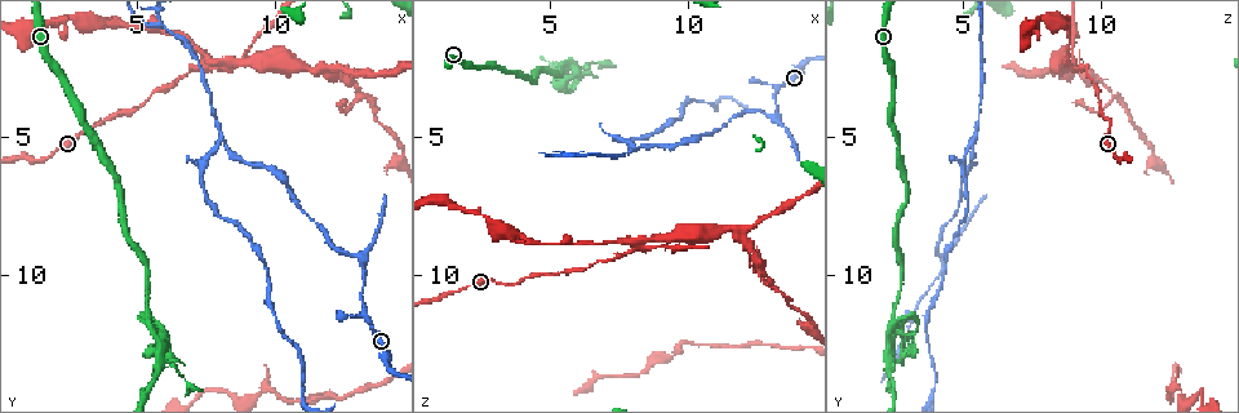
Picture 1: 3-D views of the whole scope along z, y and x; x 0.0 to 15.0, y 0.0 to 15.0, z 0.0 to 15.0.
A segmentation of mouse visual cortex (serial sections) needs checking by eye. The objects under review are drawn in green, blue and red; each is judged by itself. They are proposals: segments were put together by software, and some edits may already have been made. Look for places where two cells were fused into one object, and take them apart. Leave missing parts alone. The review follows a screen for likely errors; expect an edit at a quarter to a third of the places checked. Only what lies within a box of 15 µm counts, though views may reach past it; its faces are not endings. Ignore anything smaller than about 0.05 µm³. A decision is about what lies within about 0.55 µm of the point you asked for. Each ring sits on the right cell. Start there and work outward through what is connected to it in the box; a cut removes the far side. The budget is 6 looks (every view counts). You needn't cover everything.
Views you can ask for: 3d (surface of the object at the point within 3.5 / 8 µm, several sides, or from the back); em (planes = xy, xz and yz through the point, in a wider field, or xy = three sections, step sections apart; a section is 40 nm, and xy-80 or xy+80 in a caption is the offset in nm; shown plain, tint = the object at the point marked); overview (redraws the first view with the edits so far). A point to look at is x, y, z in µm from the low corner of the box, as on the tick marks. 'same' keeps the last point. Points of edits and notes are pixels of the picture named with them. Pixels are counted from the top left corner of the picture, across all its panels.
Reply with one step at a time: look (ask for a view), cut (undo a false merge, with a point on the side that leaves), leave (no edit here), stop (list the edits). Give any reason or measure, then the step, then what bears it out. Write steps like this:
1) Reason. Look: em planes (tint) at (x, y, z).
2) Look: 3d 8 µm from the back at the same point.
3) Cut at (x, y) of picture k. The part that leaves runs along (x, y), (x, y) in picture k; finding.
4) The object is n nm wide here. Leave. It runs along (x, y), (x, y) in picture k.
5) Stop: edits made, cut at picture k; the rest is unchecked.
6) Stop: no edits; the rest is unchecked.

Look: 3d 8 µm from the back at (5.7, 12.2, 2.3).

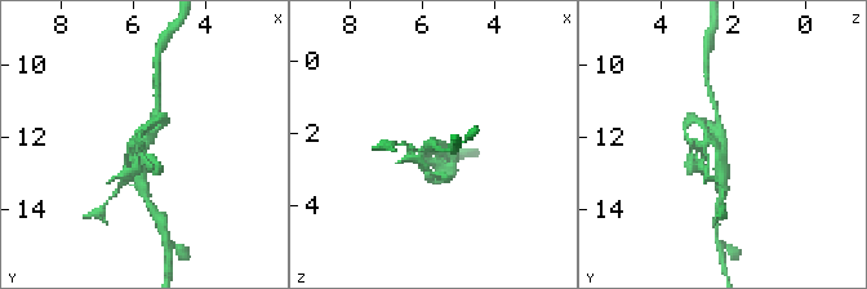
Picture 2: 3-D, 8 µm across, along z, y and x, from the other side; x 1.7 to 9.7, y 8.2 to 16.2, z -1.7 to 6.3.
Zoom in. Look: 3d 3.5 µm from the back at (5.6, 12.2, 2.2).

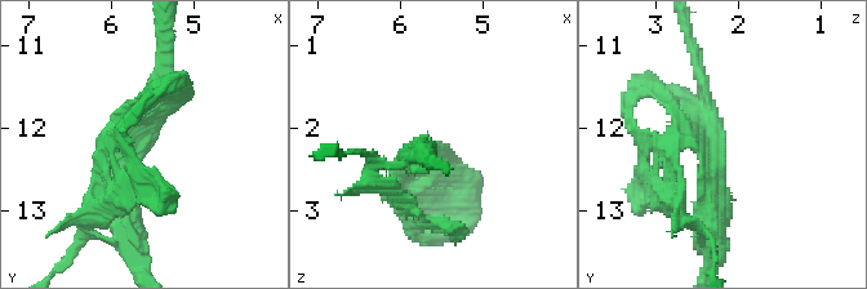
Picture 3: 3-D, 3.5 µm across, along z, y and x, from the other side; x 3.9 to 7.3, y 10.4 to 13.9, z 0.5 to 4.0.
Look: em planes (tint) at (5.65, 12.20, 2.25).

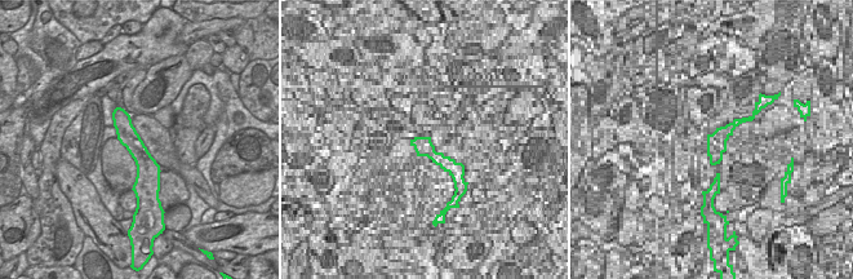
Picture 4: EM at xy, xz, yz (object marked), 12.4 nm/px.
Leave. It runs along (164, 70), (125, 169), (129, 229) in picture 3; all the same cell.

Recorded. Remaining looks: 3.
A fork. Look: 3d 8 µm at (13.0, 9.3, 4.2).

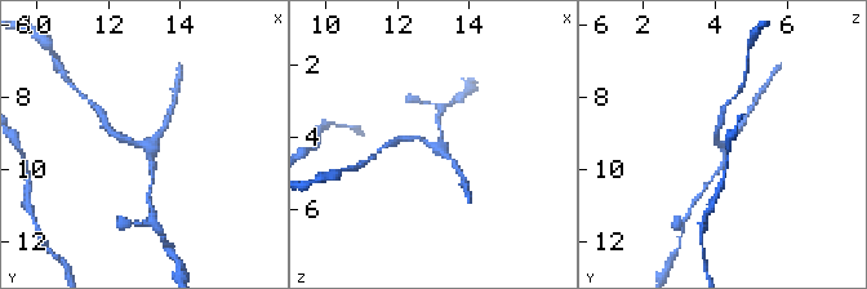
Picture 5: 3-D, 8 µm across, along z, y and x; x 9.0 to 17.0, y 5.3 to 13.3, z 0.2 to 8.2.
Look: 3d 3.5 µm at (13.1, 9.3, 4.3).

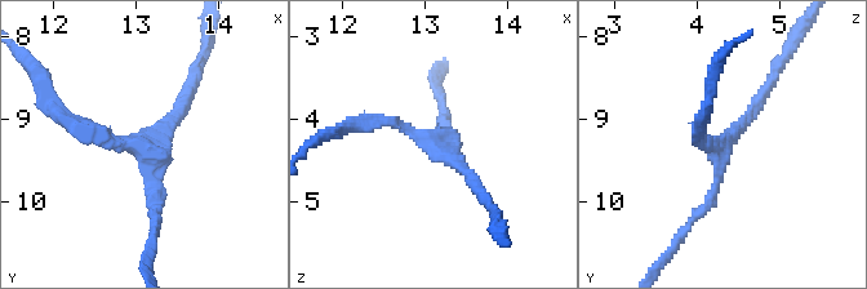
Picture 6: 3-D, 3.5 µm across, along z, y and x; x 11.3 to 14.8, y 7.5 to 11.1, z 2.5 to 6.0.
Now the EM. Look: em xy step 3 (tint) at (13.05, 9.30, 4.30).

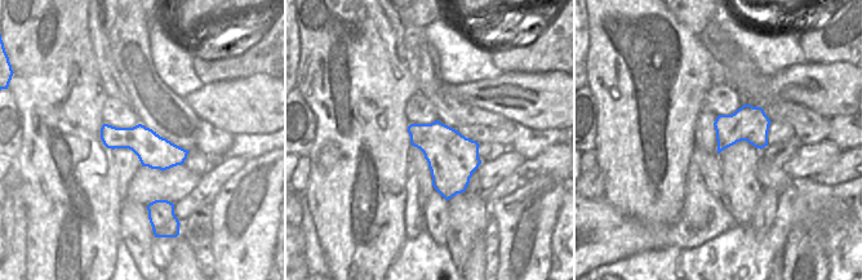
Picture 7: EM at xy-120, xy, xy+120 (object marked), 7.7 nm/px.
Leave. It runs along (154, 226), (146, 151), (67, 123) in picture 6; all the same cell.

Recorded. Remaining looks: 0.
Stop: no edits; the rest is unchecked.

